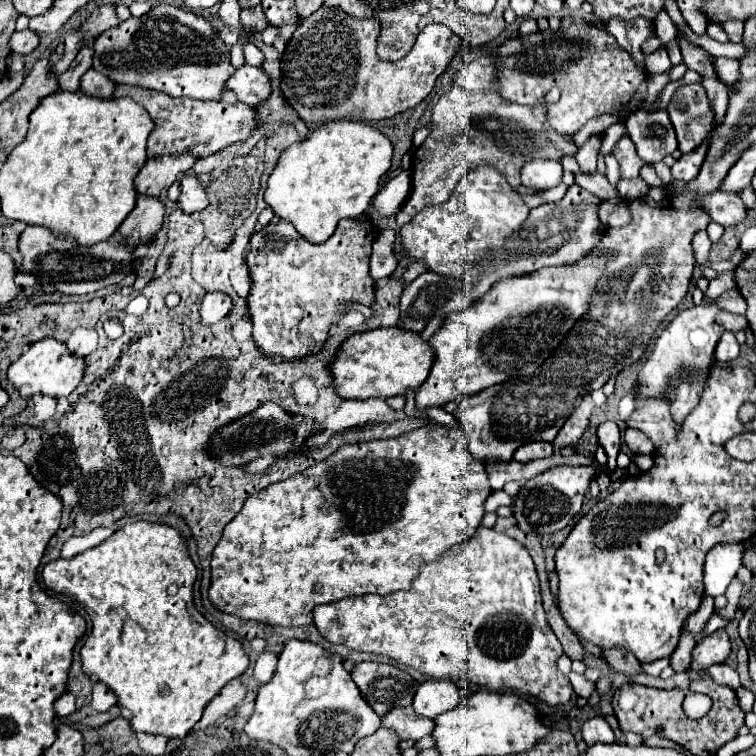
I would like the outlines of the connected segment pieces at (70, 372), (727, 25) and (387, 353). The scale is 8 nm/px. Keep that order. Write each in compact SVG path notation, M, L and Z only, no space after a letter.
M44 338L32 344L26 354L22 354L16 362L10 364L8 382L14 384L14 388L22 398L32 398L36 394L64 398L78 386L78 382L82 380L82 374L84 374L84 358L74 356L62 342Z
M730 18L730 20L726 20L722 26L724 26L726 34L730 36L730 42L742 42L742 30L744 30L744 22Z
M376 328L368 332L356 332L342 342L334 360L328 364L334 392L344 400L366 400L366 398L388 398L404 394L406 388L418 388L432 366L434 354L428 342L420 340L418 334L400 328Z

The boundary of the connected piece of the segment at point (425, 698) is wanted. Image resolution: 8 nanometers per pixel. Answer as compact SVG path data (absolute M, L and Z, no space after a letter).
M450 680L424 682L414 694L412 708L416 714L426 718L436 718L438 714L454 708L460 702L460 692Z

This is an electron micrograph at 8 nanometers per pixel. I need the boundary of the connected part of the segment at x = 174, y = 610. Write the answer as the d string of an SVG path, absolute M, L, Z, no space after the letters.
M154 522L126 524L100 546L68 560L48 562L42 570L42 582L48 590L80 600L88 612L92 632L80 650L82 672L94 682L106 684L118 696L118 704L132 712L130 726L134 732L184 738L222 686L248 668L242 644L214 628L195 608L194 580L196 566L188 556L184 538L174 528Z

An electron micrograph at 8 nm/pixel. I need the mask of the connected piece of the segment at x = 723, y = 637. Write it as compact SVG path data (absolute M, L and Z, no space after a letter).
M724 628L716 630L710 636L698 640L692 654L692 668L708 668L712 664L724 664L730 654L730 638Z

